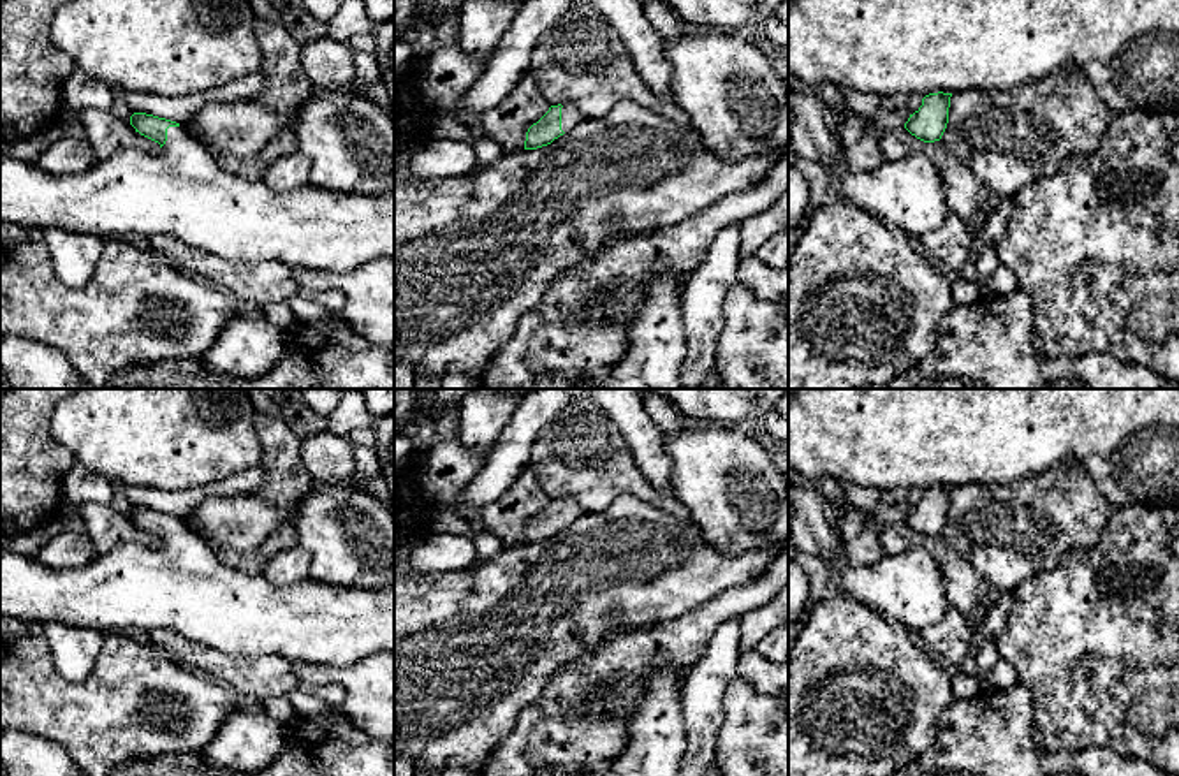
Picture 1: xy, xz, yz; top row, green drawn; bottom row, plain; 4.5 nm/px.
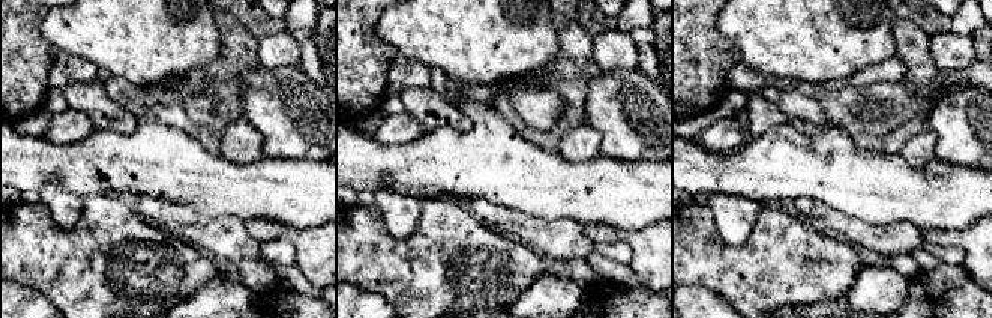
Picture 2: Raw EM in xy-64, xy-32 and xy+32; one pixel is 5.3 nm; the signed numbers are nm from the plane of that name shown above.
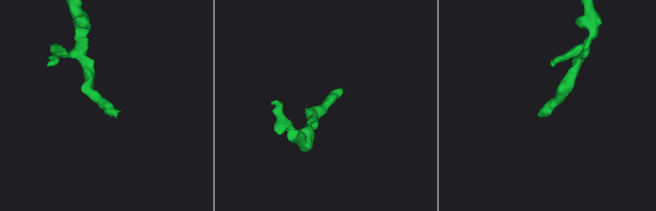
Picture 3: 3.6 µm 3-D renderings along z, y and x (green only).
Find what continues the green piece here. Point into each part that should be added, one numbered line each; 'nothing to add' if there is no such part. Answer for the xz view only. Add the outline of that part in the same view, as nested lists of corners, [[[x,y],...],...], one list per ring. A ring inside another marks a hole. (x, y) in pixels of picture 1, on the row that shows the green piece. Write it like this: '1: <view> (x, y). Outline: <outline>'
1: xz (571, 117). Outline: [[[563,106],[561,107],[561,130],[568,132],[581,121],[588,121],[590,118],[582,114],[577,107],[574,106]]]

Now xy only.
1: xy (182, 192). Outline: [[[181,125],[167,128],[167,141],[160,155],[121,150],[106,160],[97,160],[90,169],[63,176],[48,174],[33,162],[0,155],[0,222],[11,222],[23,229],[60,227],[100,239],[169,236],[231,262],[282,262],[290,269],[311,267],[345,273],[370,260],[394,260],[394,192],[362,195],[306,185],[289,194],[278,194],[262,181],[248,181],[222,171],[216,158]]]

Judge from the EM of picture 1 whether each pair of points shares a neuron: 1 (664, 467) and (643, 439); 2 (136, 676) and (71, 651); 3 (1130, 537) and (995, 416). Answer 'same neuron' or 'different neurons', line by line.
1: same neuron
2: different neurons
3: different neurons

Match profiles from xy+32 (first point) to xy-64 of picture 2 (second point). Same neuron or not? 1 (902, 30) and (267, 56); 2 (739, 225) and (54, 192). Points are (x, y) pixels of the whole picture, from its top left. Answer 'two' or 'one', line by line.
1: two
2: one

